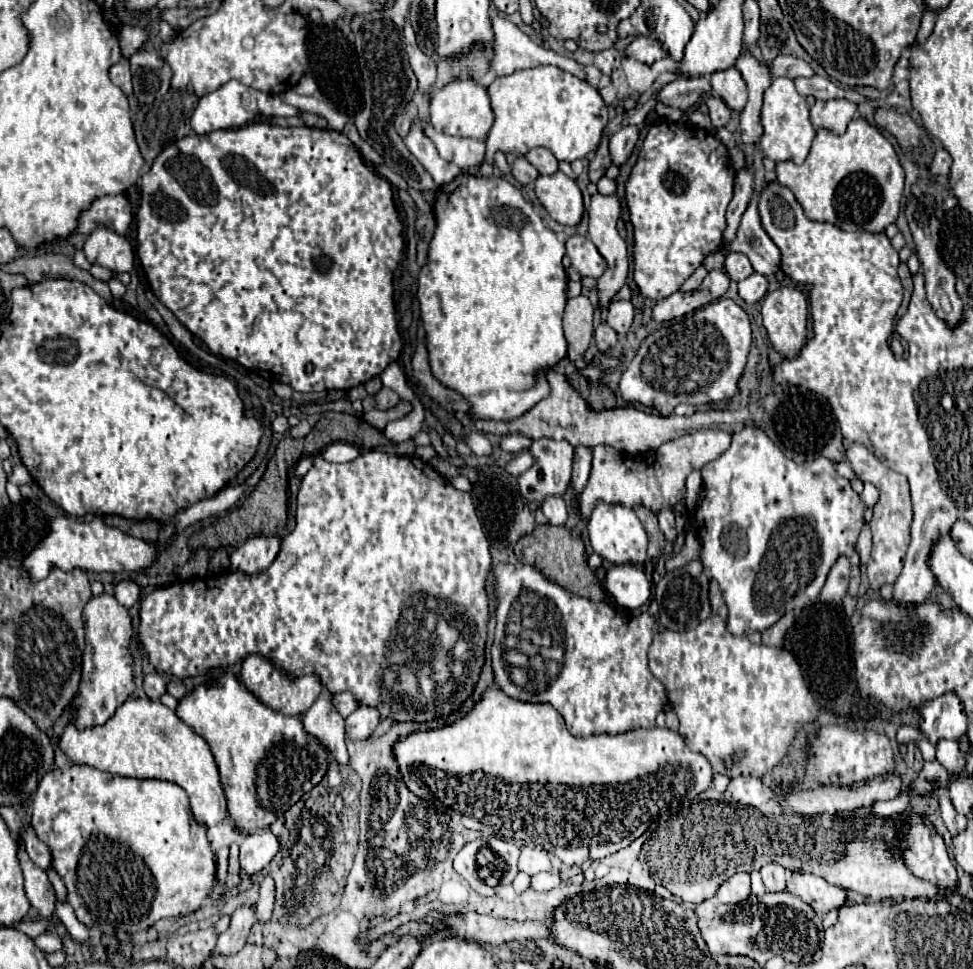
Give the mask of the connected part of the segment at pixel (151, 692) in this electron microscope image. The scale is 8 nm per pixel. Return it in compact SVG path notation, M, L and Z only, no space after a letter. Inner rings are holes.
M151 673L151 675L145 675L143 689L145 689L145 693L147 693L149 699L157 701L163 693L167 693L167 683L163 681L163 677L159 673Z

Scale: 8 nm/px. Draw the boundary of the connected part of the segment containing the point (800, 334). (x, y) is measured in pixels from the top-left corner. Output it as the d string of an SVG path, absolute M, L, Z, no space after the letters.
M781 287L763 299L763 325L773 349L793 359L807 341L807 297L803 289Z

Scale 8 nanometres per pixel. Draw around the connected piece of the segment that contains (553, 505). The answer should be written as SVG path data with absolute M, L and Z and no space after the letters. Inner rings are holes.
M545 497L545 501L541 501L539 509L549 519L551 525L565 525L567 505L565 505L565 501L561 497Z

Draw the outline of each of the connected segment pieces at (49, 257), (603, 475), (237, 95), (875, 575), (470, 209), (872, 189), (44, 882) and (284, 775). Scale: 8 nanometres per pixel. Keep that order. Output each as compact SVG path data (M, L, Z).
M55 253L23 255L23 257L7 263L7 265L1 265L1 269L5 273L21 273L21 275L25 275L31 285L39 283L43 279L49 279L49 277L65 277L65 279L81 281L81 283L89 285L97 295L101 295L107 303L113 301L113 295L111 295L105 281L99 281L99 279L91 277L89 271L83 271L83 269L75 267L71 263L71 259L65 257L65 255L55 255Z
M719 429L695 431L679 439L667 441L657 451L645 457L623 457L619 451L615 451L609 445L597 445L593 447L591 475L589 475L585 493L581 495L581 517L585 517L587 521L597 501L619 503L631 509L637 505L643 505L655 515L661 509L675 509L675 505L681 503L685 497L687 475L695 467L703 467L705 463L717 459L723 451L729 449L729 445L731 445L731 435Z
M227 81L225 85L221 85L219 89L215 89L213 93L207 93L199 99L197 109L191 115L191 127L195 133L205 135L217 129L233 129L233 127L241 127L247 125L251 121L255 121L259 115L265 117L293 117L297 115L297 109L283 103L277 95L273 93L261 93L257 89L251 89L247 85L243 85L241 81Z
M853 443L847 447L847 461L851 463L855 475L861 481L869 481L879 489L879 503L873 507L873 519L871 519L871 529L873 529L873 553L871 561L867 565L867 575L869 583L873 589L879 589L883 583L895 583L903 569L903 559L905 551L909 545L909 525L911 525L911 495L909 495L909 483L907 477L889 469L883 465L867 447Z
M461 173L451 183L437 189L435 219L437 219L437 229L429 243L427 265L421 269L419 281L417 281L417 299L421 305L421 321L423 321L423 327L427 333L427 351L429 351L429 365L431 365L433 377L437 377L437 381L441 381L441 385L461 393L469 401L471 409L469 409L467 417L471 421L517 419L523 413L527 413L533 405L537 405L537 401L545 399L549 395L549 387L545 387L545 391L533 391L533 387L539 383L541 373L555 367L567 355L567 341L563 337L563 327L561 327L561 315L563 315L563 309L567 303L567 295L565 295L567 275L565 275L565 269L561 263L561 259L565 255L565 245L557 239L557 235L551 229L547 229L543 225L541 217L533 211L533 205L521 195L521 191L503 177L483 179L483 177Z
M863 117L849 123L843 135L833 135L827 129L819 129L813 141L811 153L803 165L795 165L793 161L777 163L777 181L793 191L805 215L811 221L831 223L845 231L867 231L867 233L883 233L887 225L897 221L899 205L903 197L903 169L899 165L897 153L893 145Z
M23 843L19 847L19 861L21 861L23 875L25 875L25 893L31 901L31 905L39 911L41 919L49 919L55 909L55 893L53 893L53 887L51 887L45 871L37 869L37 865L33 865L33 861L29 861L29 855L25 853Z
M221 675L215 685L199 685L193 693L179 701L177 717L185 721L197 735L201 735L215 757L219 767L221 787L227 799L227 813L235 827L243 833L253 833L257 829L265 829L277 821L279 811L295 805L307 791L311 791L327 773L327 763L331 761L329 751L321 747L315 739L305 735L301 717L287 717L269 707L265 707L253 693L249 693L239 677Z

